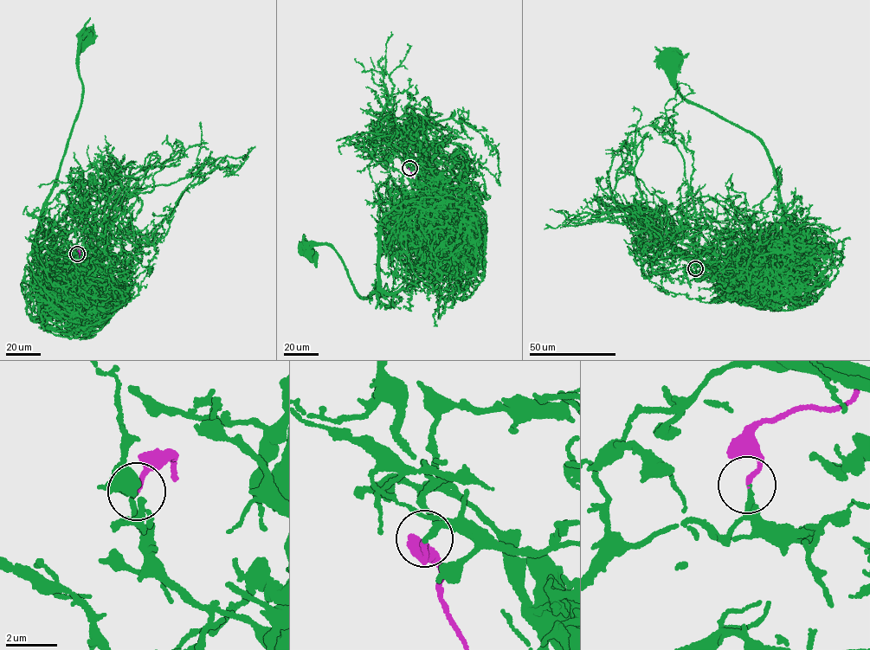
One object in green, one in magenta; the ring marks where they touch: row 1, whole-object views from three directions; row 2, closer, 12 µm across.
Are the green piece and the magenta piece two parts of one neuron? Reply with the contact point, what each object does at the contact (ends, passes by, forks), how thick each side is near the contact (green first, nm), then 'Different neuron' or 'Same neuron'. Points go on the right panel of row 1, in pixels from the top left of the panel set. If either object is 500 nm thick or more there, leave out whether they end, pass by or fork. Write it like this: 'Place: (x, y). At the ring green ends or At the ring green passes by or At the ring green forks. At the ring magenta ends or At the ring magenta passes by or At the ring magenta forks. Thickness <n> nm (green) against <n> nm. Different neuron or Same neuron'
Place: (695, 268). At the ring green ends. At the ring magenta ends. Thickness 180 nm (green) against 170 nm. Same neuron

